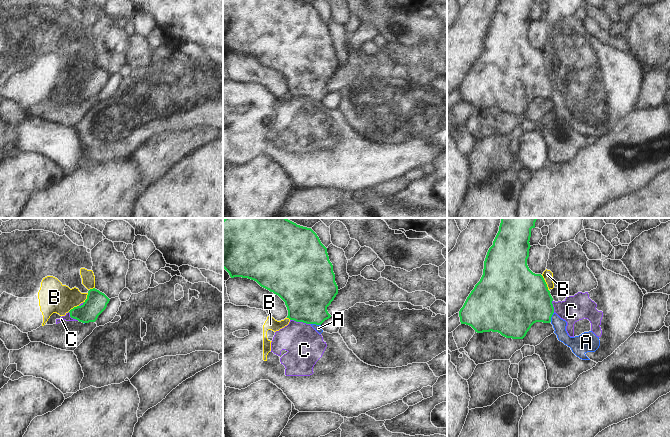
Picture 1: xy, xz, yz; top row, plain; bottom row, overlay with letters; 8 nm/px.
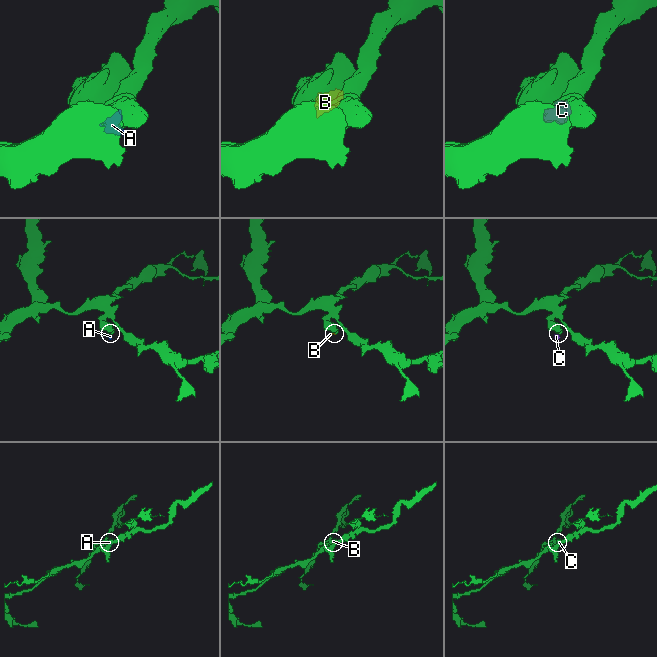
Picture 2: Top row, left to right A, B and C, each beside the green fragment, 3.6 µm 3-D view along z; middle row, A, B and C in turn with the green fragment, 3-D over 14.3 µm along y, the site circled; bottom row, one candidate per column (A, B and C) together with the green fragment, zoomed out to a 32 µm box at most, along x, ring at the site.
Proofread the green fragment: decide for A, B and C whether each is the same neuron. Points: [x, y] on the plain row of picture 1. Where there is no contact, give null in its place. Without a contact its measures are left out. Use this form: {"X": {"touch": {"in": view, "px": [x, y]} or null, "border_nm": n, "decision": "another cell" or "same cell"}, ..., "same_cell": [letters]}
{"A": {"touch": {"in": "xz", "px": [316, 100]}, "border_nm": 80, "decision": "another cell"}, "B": {"touch": {"in": "yz", "px": [545, 59]}, "border_nm": 140, "decision": "another cell"}, "C": {"touch": {"in": "xz", "px": [300, 97]}, "border_nm": 170, "decision": "another cell"}, "same_cell": []}

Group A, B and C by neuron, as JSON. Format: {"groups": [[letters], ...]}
{"groups": [["A", "B", "C"]]}

